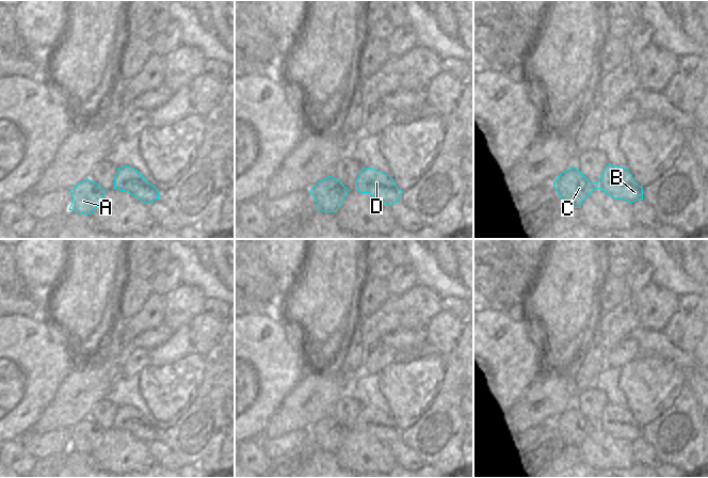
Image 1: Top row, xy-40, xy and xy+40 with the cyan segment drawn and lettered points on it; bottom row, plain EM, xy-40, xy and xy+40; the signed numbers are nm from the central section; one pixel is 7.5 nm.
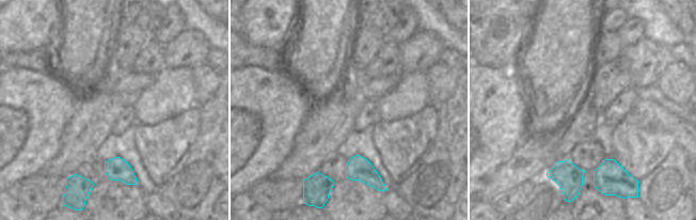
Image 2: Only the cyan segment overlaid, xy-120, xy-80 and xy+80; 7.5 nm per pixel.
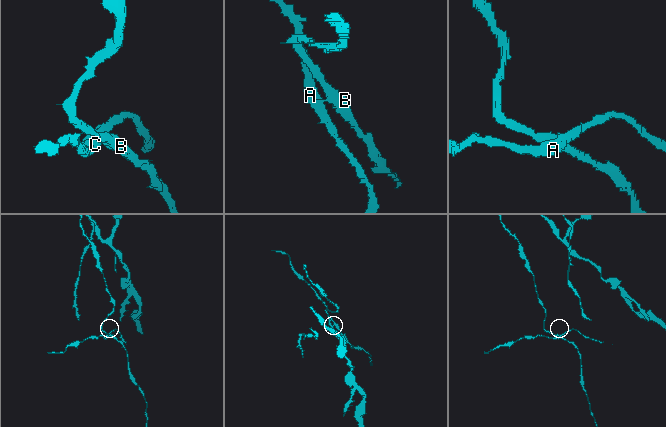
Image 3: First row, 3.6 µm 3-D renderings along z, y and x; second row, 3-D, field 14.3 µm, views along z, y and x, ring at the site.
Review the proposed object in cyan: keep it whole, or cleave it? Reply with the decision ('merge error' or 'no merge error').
merge error

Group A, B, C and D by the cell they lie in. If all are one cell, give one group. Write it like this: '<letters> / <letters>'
A C / B D

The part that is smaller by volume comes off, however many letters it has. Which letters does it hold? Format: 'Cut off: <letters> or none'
Cut off: A, C

